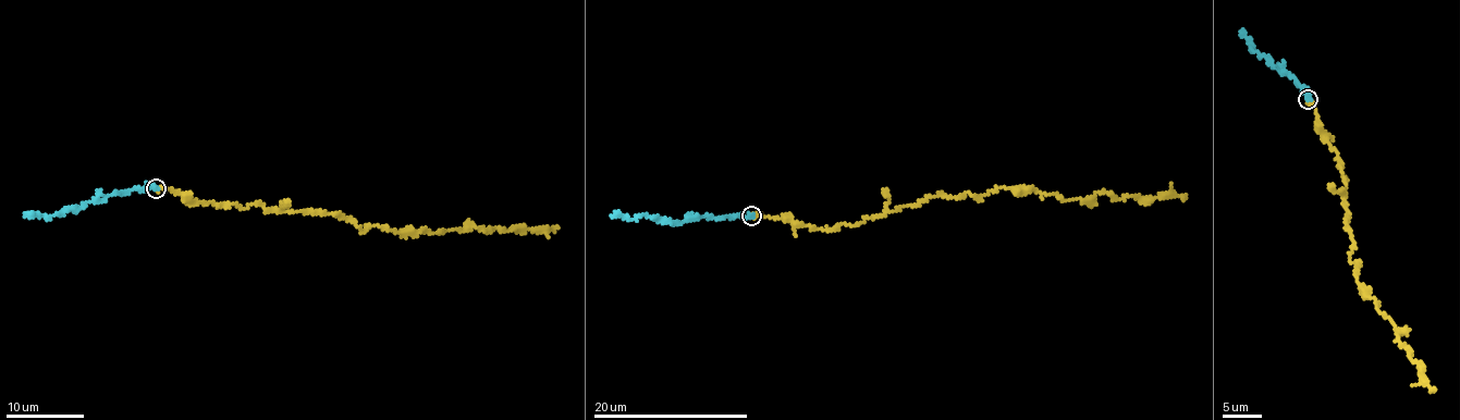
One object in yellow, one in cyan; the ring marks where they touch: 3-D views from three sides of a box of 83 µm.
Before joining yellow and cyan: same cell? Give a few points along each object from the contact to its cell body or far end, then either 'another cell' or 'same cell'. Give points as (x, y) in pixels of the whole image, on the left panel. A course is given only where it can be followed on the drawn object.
yellow via (157, 187), (195, 202), (333, 212), (363, 231), (559, 225) | cyan via (157, 189), (149, 186), (115, 192), (112, 196), (53, 217), (23, 217) | same cell

